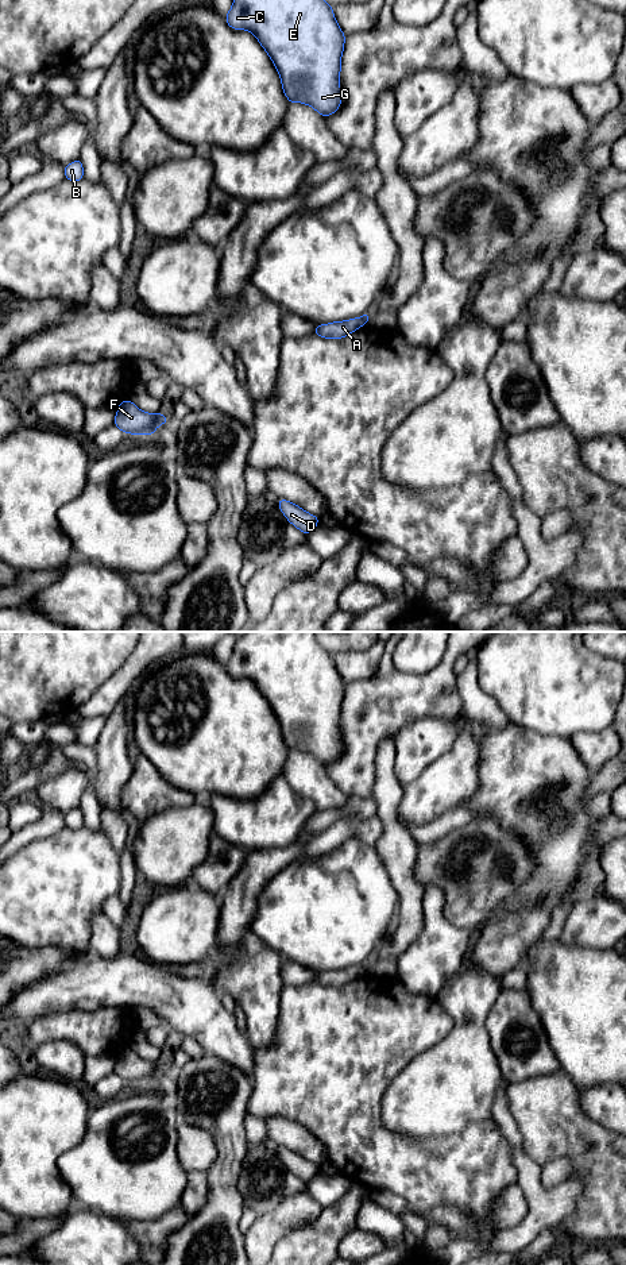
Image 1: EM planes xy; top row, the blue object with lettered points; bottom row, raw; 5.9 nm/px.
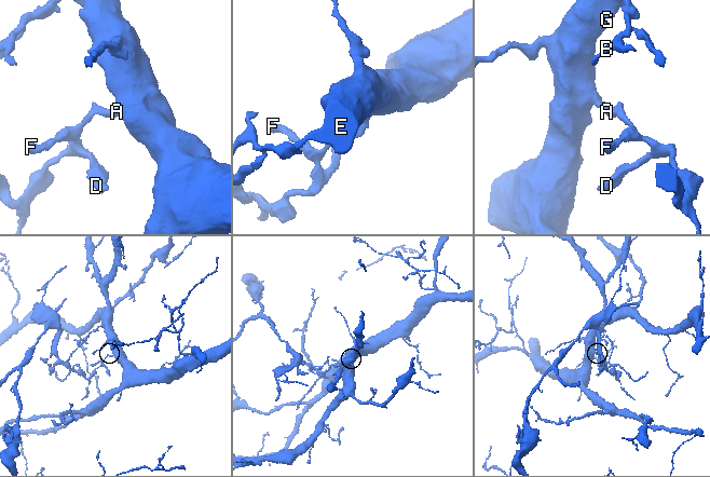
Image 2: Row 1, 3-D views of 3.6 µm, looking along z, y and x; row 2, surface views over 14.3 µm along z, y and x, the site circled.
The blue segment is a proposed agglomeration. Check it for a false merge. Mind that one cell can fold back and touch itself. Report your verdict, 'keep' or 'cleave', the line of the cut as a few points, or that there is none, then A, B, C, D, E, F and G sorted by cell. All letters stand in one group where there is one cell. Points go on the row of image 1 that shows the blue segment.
cleave | xy (360, 317), (364, 324) | A D F / B C E G

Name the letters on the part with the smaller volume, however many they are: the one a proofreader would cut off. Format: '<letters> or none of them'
A, D, F

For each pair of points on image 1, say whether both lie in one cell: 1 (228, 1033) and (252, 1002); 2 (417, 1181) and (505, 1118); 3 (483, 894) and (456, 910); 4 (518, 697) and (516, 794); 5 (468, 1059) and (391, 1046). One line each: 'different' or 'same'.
1: different
2: different
3: same
4: different
5: different

